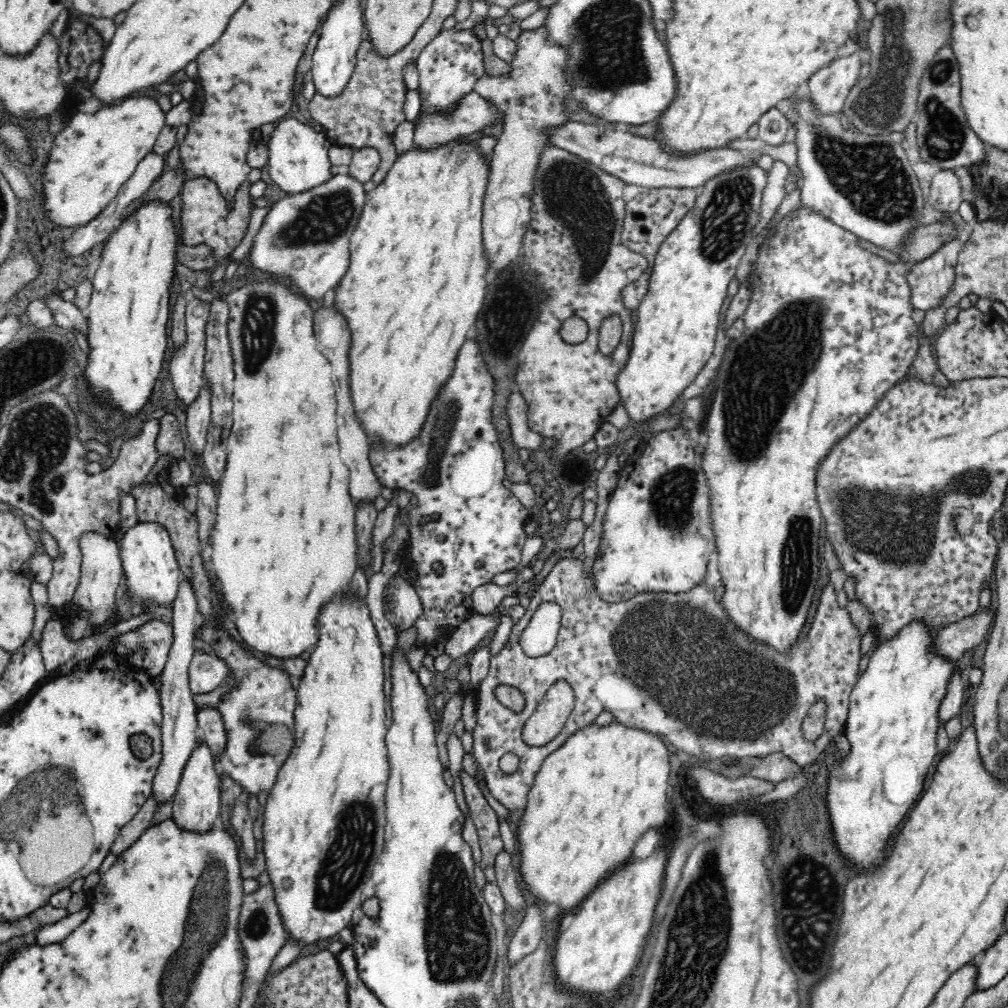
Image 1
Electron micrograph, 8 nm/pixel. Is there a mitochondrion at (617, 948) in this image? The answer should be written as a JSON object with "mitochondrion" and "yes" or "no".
{"mitochondrion":"no"}

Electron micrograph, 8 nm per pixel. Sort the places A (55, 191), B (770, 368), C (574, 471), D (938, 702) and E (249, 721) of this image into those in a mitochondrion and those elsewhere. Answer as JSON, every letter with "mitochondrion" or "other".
{"A":"other","B":"mitochondrion","C":"other","D":"other","E":"mitochondrion"}

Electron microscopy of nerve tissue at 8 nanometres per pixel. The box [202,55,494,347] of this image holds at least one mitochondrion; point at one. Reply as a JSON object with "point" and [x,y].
{"point":[324,219]}

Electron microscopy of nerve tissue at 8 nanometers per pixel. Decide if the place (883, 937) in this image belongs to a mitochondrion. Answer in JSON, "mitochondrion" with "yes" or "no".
{"mitochondrion":"no"}

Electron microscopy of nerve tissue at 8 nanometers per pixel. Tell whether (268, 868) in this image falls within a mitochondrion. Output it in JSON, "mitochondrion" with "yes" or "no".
{"mitochondrion":"no"}

